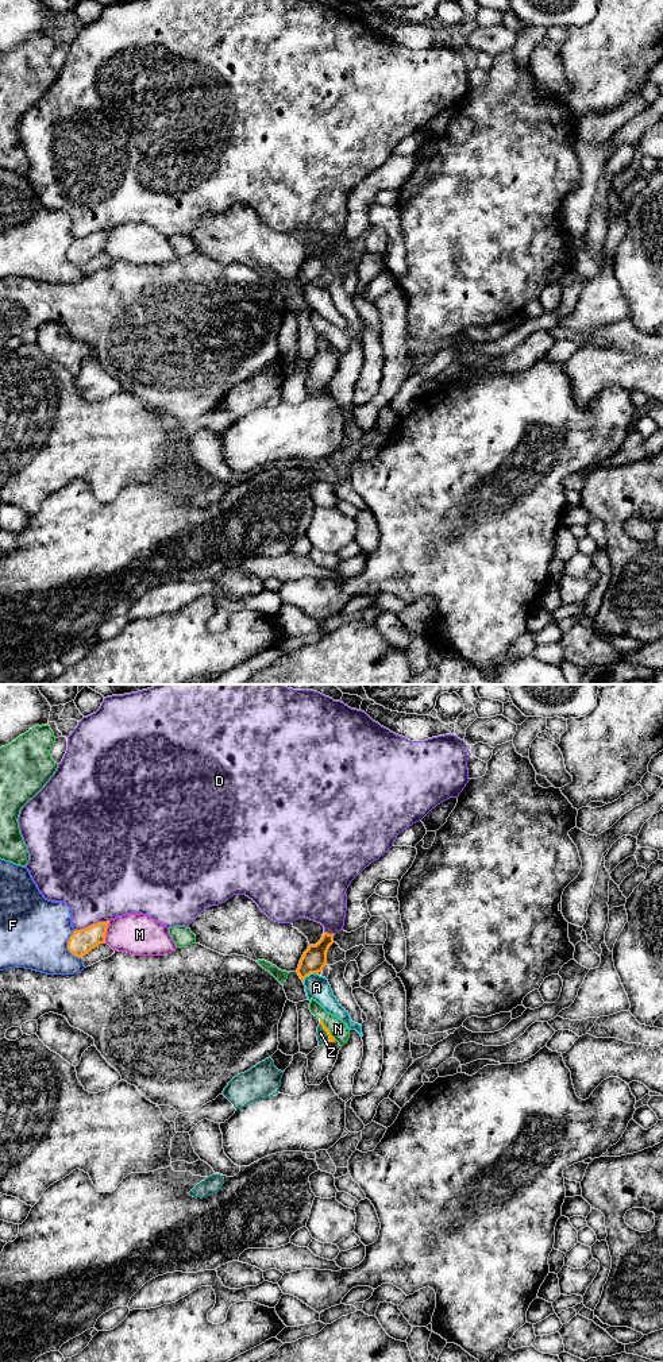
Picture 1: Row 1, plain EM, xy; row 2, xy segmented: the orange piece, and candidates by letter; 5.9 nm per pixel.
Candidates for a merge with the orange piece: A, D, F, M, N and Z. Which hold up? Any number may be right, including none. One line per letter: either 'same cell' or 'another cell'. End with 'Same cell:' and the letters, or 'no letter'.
A: another cell
D: another cell
F: another cell
M: another cell
N: another cell
Z: another cell
Same cell: no letter

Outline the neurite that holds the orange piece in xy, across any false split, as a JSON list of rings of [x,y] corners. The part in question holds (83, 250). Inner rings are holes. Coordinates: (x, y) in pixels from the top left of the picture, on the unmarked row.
[[[109,229],[97,231],[85,238],[74,239],[68,250],[68,259],[73,265],[82,267],[97,254],[105,251],[108,234]]]

